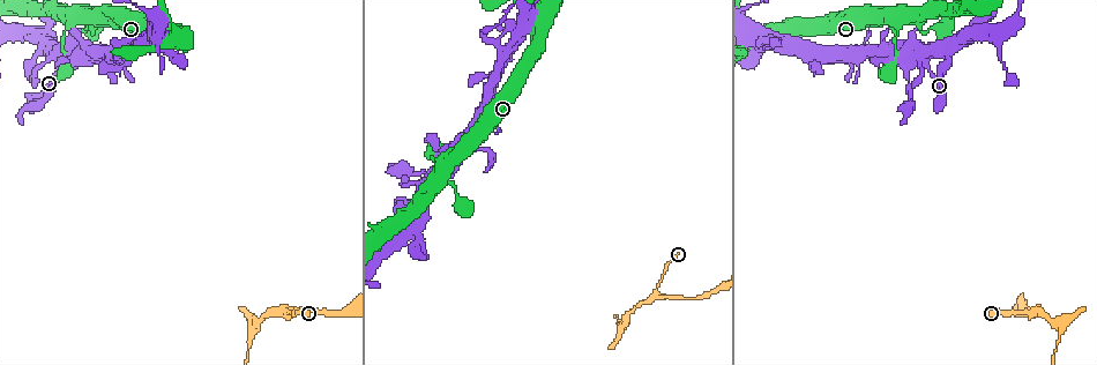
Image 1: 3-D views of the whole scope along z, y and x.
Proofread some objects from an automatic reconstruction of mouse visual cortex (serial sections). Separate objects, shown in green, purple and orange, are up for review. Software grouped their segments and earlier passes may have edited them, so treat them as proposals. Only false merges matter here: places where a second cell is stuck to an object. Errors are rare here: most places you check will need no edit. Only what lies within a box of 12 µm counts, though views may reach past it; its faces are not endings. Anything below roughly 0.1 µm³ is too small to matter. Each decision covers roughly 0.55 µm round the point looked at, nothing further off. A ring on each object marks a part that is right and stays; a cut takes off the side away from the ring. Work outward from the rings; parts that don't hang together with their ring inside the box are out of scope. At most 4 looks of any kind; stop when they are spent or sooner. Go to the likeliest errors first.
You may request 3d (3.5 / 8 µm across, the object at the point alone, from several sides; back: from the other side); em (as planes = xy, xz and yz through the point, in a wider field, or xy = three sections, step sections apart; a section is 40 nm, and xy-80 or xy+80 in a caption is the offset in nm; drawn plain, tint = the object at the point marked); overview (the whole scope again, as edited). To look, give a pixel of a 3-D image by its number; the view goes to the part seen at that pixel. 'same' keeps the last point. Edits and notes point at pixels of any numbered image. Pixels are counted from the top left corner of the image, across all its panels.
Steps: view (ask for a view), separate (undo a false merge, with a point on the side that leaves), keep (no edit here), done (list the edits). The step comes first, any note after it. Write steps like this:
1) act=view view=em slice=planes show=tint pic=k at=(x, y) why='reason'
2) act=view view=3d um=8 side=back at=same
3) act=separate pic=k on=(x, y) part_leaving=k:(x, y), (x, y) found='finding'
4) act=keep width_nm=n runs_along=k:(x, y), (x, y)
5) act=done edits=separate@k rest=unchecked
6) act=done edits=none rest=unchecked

act=view view=3d um=3.5 pic=1 at=(1056, 345)

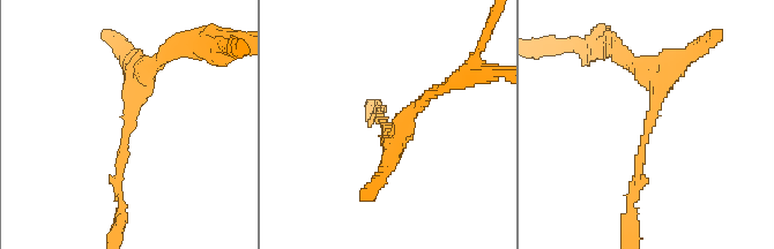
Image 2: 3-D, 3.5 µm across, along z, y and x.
act=view view=em slice=xy step=2 show=tint pic=2 at=(388, 128)

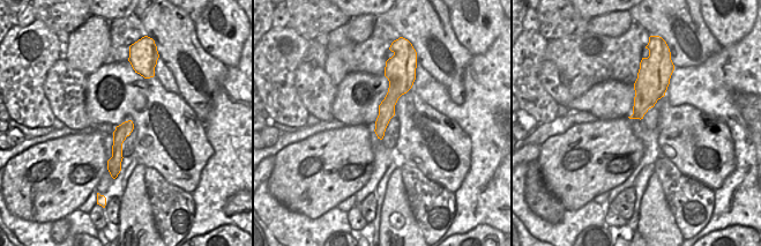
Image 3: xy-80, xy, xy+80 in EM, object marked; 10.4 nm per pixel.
act=keep runs_along=2:(155, 66), (138, 87), (119, 172) found='all the same cell'

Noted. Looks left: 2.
act=view view=3d um=3.5 side=back pic=1 at=(340, 315) why='calibre changes'

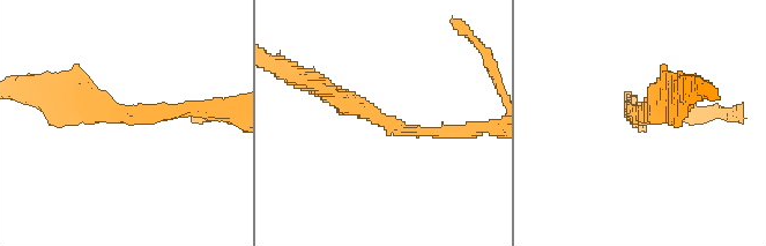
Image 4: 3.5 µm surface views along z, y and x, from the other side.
act=view view=em slice=xy step=5 show=tint pic=4 at=(639, 114) arm_widths_nm=150,300 why='now the EM'

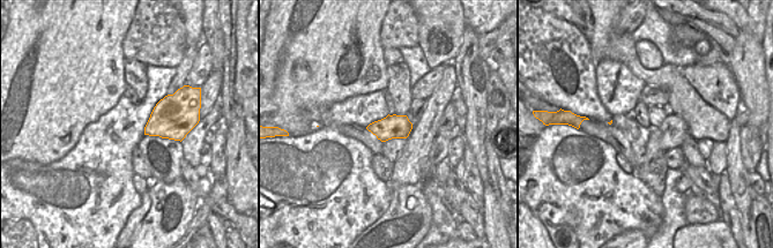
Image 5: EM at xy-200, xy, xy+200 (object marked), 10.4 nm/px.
act=keep width_nm=240 runs_along=4:(196, 111), (116, 114), (69, 79) found='continuous, no second cell'

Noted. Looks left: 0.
act=done edits=none rest=unchecked

